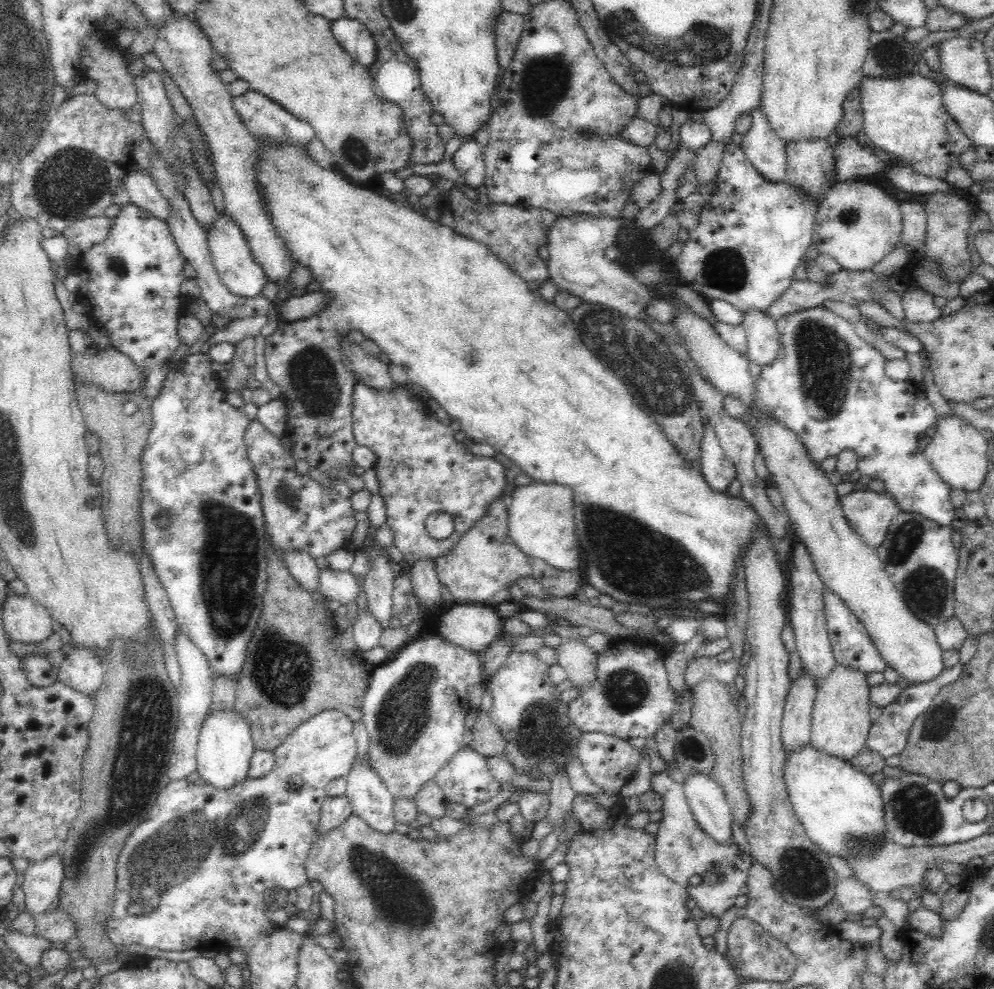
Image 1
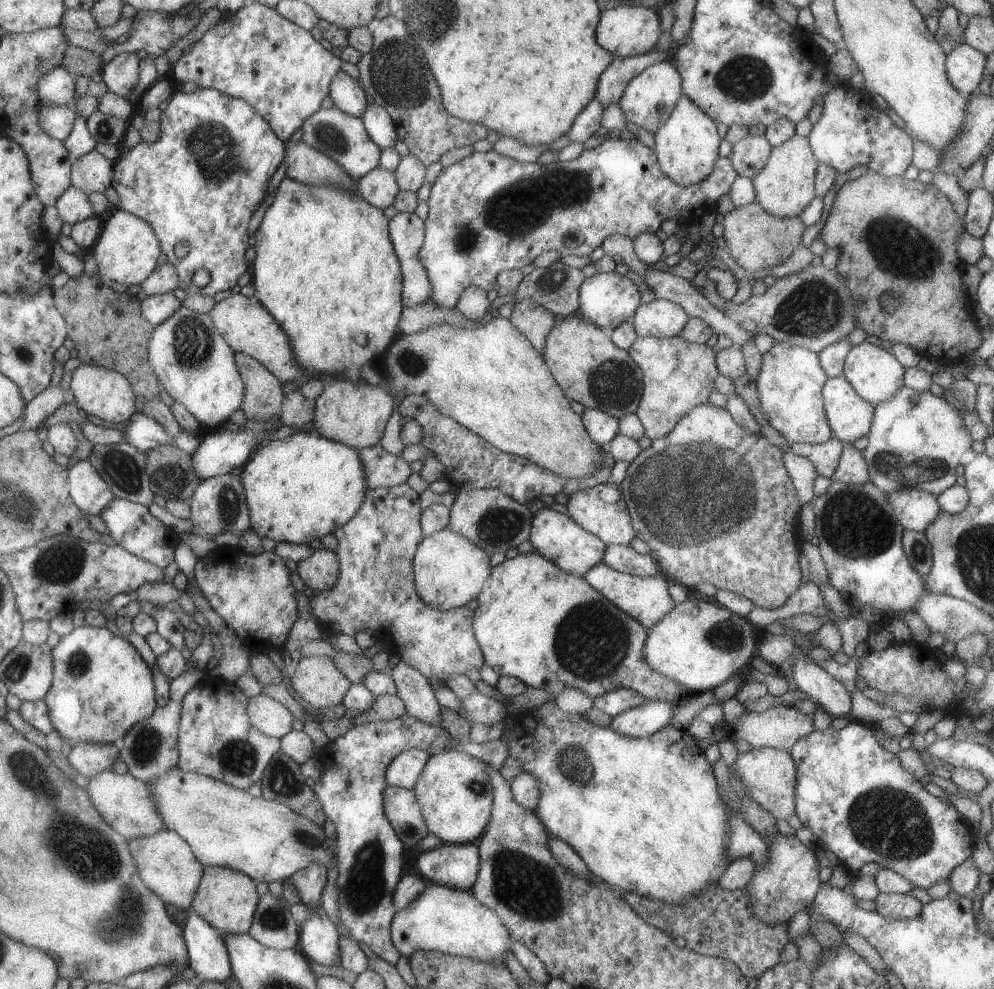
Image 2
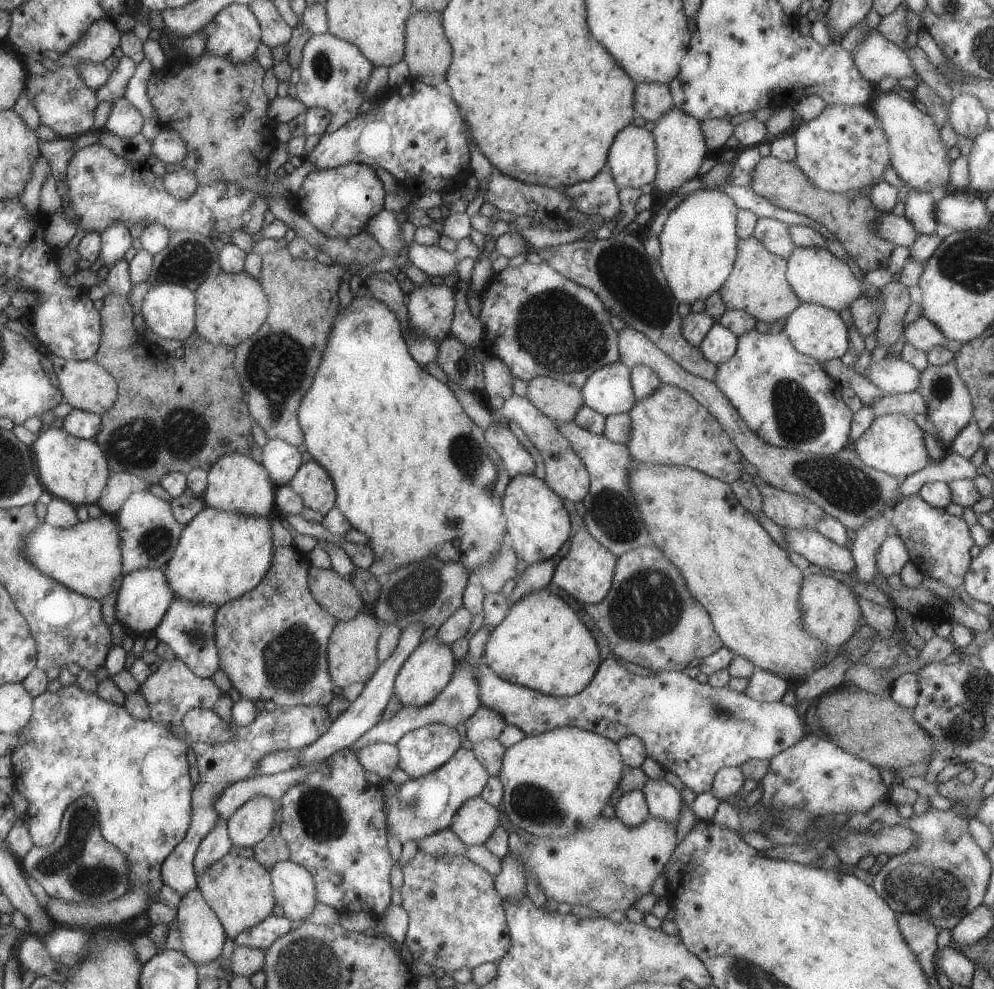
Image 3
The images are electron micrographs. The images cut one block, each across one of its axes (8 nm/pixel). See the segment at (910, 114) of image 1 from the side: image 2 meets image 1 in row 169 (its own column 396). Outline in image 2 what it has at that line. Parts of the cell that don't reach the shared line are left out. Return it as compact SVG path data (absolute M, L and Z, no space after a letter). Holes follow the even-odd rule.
M429 882L409 906L394 913L390 924L391 942L405 958L417 950L433 950L505 966L505 952L511 950L509 937L501 918L477 902L470 891L455 890Z

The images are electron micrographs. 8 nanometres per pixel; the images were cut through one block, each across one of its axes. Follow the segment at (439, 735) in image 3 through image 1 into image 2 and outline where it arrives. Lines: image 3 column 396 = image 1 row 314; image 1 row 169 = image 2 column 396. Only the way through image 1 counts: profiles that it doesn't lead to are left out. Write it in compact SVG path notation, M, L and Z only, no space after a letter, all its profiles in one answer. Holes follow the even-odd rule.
M403 713L396 719L352 725L345 734L328 741L317 756L320 775L311 790L335 826L335 884L341 926L353 940L365 944L376 957L391 966L401 957L391 942L390 924L395 913L392 894L403 870L403 843L383 812L385 770L389 762L405 750L419 749L434 755L444 748L453 749L459 743L441 726L425 724Z

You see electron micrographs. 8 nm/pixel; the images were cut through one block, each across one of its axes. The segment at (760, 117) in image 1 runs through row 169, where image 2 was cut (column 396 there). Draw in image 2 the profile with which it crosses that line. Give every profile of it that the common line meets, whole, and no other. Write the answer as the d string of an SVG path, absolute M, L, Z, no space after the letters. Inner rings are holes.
M419 749L405 750L397 754L385 770L385 782L387 785L412 790L417 778L421 776L421 770L427 764L429 755L428 752Z

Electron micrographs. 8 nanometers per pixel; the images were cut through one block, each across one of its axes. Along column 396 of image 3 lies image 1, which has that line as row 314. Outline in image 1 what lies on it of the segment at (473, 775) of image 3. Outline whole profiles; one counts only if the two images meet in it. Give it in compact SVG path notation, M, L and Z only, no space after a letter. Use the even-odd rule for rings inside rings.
M823 304L790 312L776 323L779 349L775 361L761 369L760 377L755 378L757 406L793 430L801 438L812 461L821 463L843 450L853 450L861 475L883 480L885 492L902 511L921 514L941 526L951 525L955 519L955 507L950 497L952 489L917 448L920 437L938 420L922 387L909 380L895 381L886 375L888 359L861 339L853 324Z

